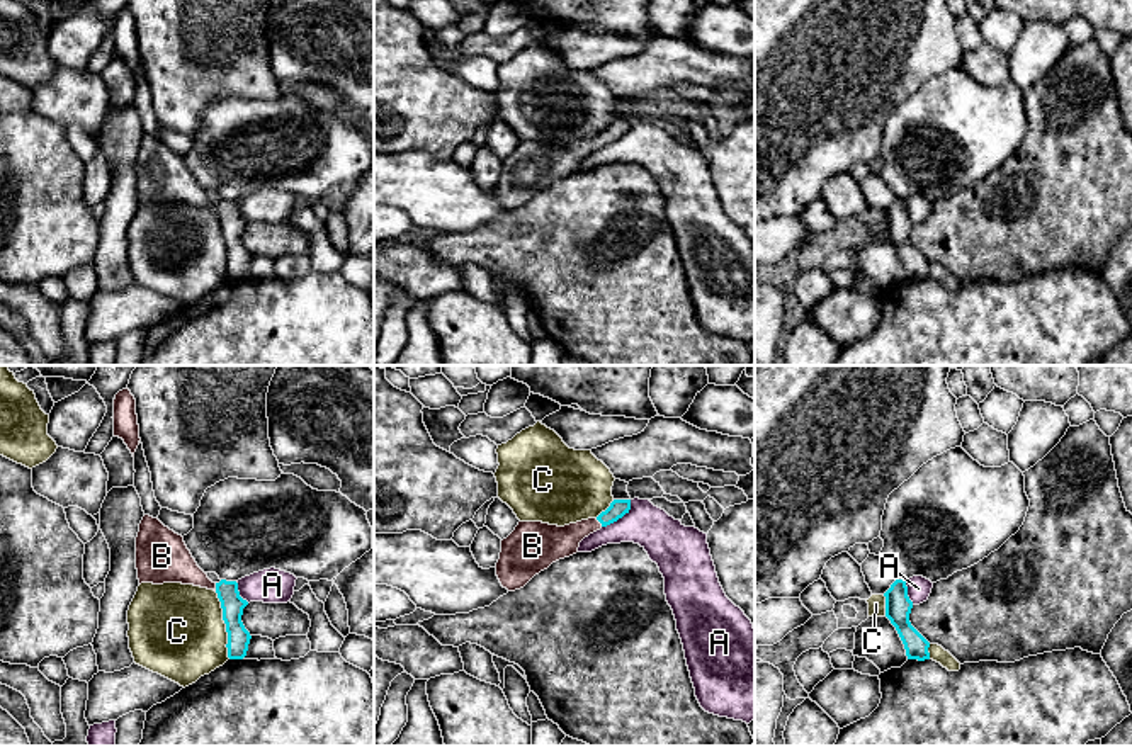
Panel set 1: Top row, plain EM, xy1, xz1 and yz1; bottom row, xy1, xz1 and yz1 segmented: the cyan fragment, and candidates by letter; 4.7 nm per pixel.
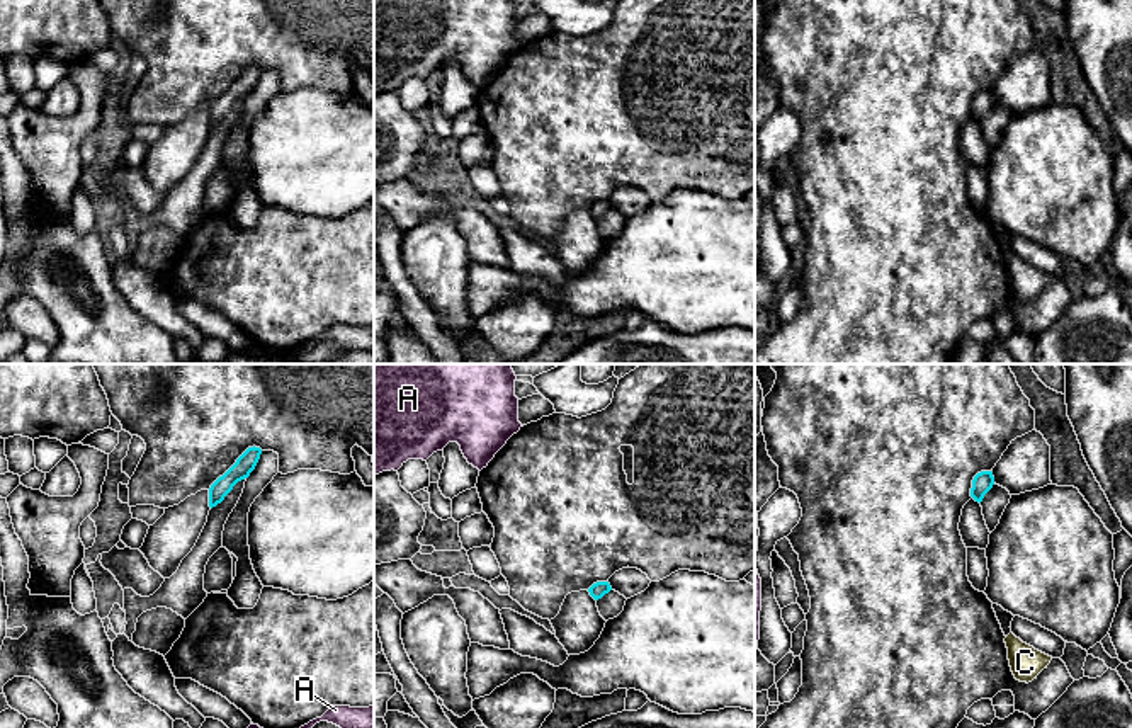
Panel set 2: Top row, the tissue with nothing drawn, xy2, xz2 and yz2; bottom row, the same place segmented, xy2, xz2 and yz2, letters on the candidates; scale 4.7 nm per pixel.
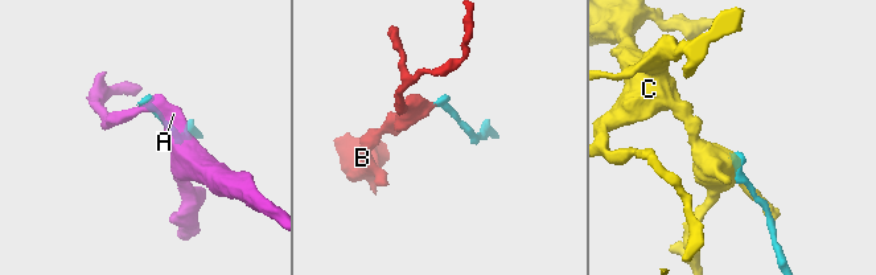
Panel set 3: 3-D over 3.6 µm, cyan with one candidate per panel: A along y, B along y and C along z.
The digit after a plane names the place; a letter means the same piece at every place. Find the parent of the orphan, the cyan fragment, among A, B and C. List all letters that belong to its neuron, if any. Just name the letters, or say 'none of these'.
B

